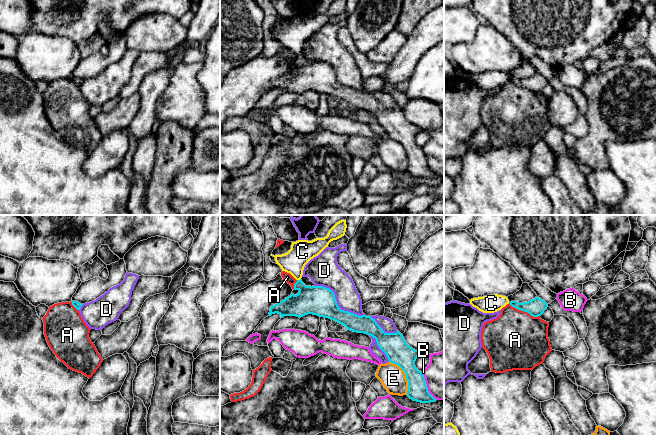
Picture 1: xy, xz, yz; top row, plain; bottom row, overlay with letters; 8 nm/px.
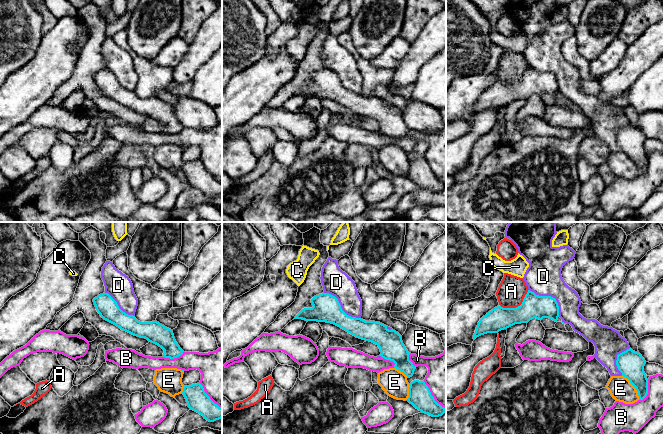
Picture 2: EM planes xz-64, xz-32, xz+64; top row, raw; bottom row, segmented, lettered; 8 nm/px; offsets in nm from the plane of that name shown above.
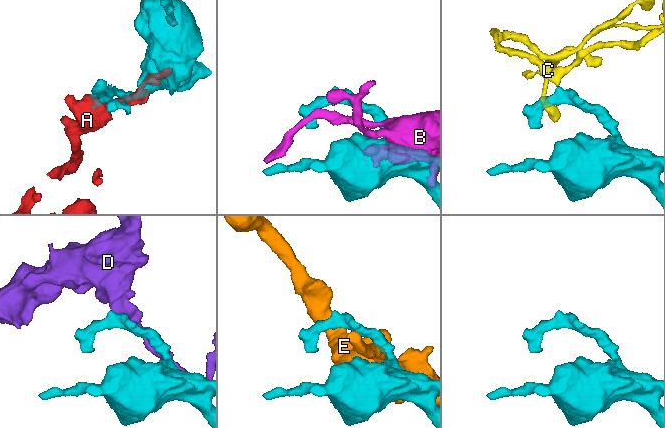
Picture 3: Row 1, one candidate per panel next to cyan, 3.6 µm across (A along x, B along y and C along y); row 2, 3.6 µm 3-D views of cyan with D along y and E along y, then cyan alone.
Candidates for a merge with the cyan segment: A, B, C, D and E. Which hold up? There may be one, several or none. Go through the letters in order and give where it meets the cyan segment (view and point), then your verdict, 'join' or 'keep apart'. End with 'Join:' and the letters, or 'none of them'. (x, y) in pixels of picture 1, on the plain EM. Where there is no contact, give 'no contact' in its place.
A: yz (524, 87) | keep apart
B: xz (426, 162) | keep apart
C: xz (298, 56) | keep apart
D: xz (336, 79) | keep apart
E: xz (406, 152) | keep apart
Join: none of them

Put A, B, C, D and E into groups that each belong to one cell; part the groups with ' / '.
A / B / C / D / E

